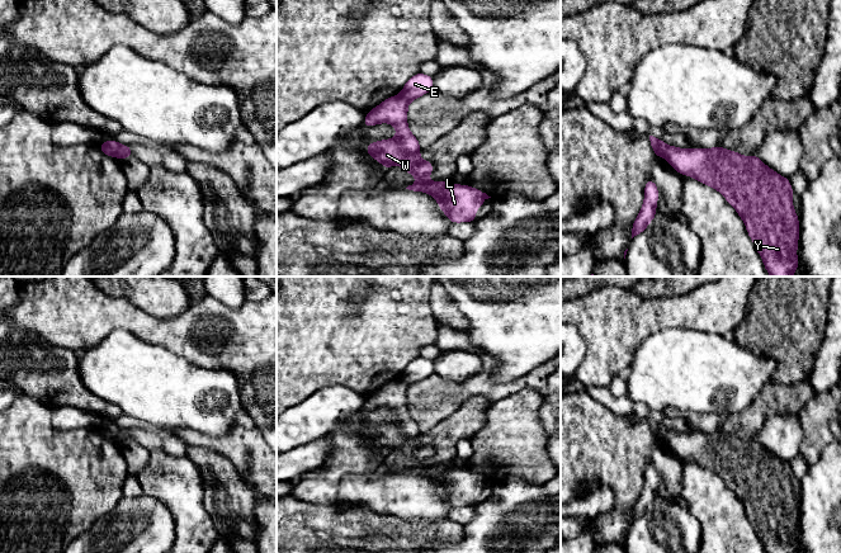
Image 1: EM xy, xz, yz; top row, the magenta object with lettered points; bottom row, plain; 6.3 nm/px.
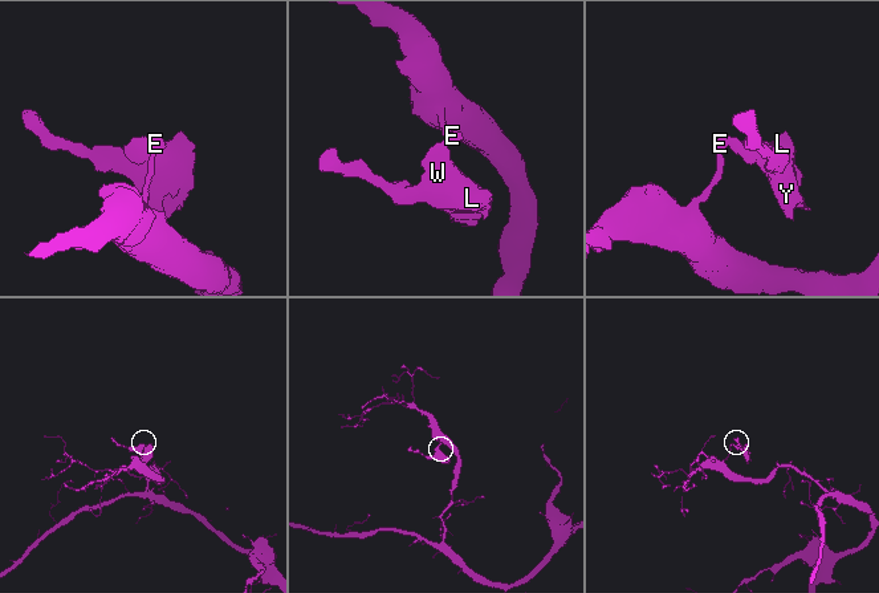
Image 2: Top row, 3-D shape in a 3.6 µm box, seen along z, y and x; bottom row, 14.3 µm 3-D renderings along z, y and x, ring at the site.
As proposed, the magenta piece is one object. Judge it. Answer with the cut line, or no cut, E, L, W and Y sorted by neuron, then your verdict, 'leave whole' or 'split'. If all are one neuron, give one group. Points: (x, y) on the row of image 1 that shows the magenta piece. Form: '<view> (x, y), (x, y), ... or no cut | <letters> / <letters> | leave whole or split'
xy (118, 145), (118, 152), (123, 157) | E / L W Y | split

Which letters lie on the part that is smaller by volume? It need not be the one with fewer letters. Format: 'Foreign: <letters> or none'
Foreign: L, W, Y

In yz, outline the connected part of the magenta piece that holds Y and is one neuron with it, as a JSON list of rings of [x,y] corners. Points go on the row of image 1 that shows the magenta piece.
[[[667,146],[666,160],[679,174],[717,189],[736,208],[771,276],[793,276],[793,271],[800,269],[797,257],[799,218],[793,208],[793,188],[788,178],[766,166],[757,153],[746,157],[722,146],[709,150]]]

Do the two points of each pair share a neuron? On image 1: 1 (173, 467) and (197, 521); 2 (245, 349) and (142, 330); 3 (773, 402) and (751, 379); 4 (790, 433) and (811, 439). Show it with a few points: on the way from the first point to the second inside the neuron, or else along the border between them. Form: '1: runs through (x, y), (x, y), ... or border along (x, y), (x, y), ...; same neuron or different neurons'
1: runs through (175, 481), (187, 507); same neuron
2: runs through (220, 358), (201, 354), (179, 335), (168, 332); same neuron
3: border along (770, 381), (761, 393), (740, 411); different neurons
4: border along (797, 415), (802, 430), (799, 453); different neurons

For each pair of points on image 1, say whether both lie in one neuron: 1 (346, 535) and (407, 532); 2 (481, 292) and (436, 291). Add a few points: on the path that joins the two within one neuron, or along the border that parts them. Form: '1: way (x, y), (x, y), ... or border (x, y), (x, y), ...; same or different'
1: way (362, 532), (392, 532); same
2: border (445, 289), (449, 298), (464, 315); different

